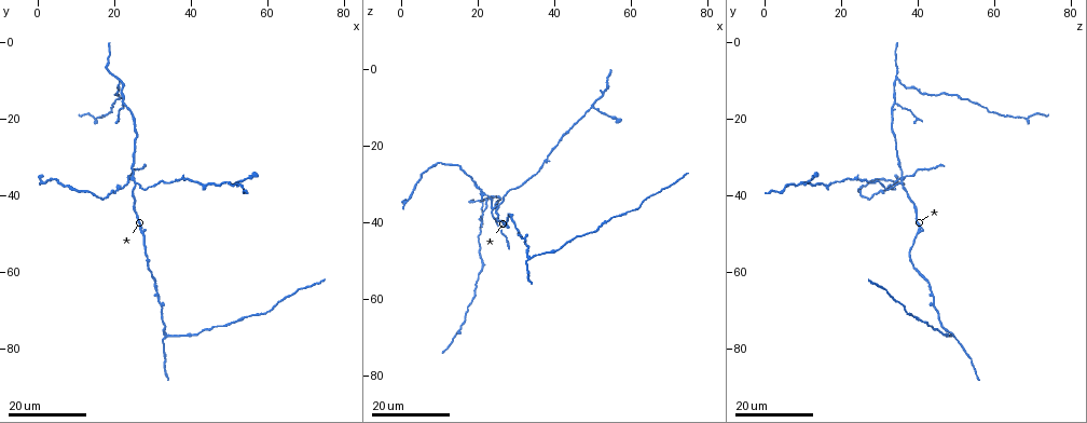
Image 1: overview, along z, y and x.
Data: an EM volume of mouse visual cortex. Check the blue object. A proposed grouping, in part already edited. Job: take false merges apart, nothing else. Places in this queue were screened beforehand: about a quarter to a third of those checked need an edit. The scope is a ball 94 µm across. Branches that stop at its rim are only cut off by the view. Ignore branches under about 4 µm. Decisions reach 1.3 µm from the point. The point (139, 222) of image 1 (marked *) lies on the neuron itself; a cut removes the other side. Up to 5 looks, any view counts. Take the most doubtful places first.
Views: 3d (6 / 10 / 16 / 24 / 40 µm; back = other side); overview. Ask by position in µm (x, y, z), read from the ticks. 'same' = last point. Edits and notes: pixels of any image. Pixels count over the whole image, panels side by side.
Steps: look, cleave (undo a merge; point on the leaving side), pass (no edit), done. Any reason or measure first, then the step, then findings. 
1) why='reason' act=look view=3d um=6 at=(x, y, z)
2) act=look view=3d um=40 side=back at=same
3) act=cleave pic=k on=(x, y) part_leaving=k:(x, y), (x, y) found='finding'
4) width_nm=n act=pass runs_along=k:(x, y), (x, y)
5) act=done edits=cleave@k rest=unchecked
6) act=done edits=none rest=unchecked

why='branch point' act=look view=3d um=24 at=(34.5, 76.5, 49.5)

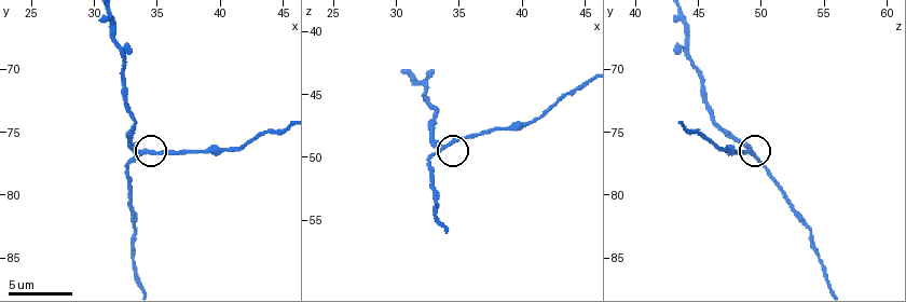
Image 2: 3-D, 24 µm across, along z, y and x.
why='zoom in' act=look view=3d um=6 at=(34.2, 76.4, 49.0)

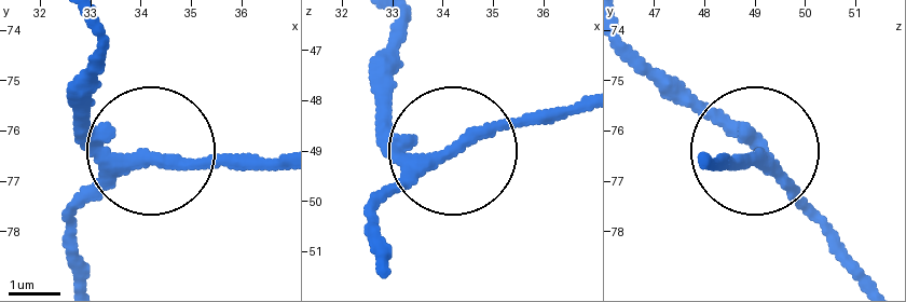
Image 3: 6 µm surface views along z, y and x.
arms=3 act=pass runs_along=3:(92, 36), (92, 112), (147, 151), (70, 224) found='one neuron here'

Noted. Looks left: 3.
why='four-way junction' act=look view=3d um=16 at=(24.5, 36.0, 35.5)

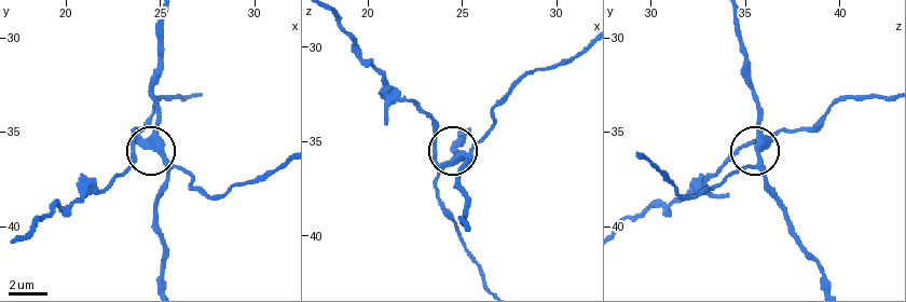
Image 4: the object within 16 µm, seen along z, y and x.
act=look view=3d um=6 at=(24.4, 35.4, 36.0)

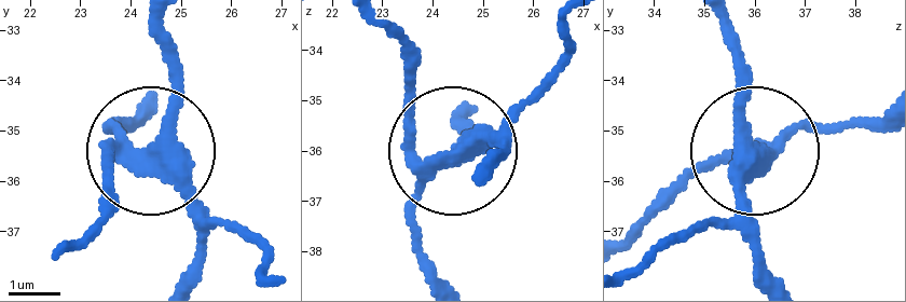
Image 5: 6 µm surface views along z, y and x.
width_nm=350 act=cleave pic=5 on=(111, 131) part_leaving=5:(155, 153), (108, 153), (104, 205), (69, 244) found='two neurons meet here'

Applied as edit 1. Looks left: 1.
act=done edits=cleave@5 rest=unchecked

